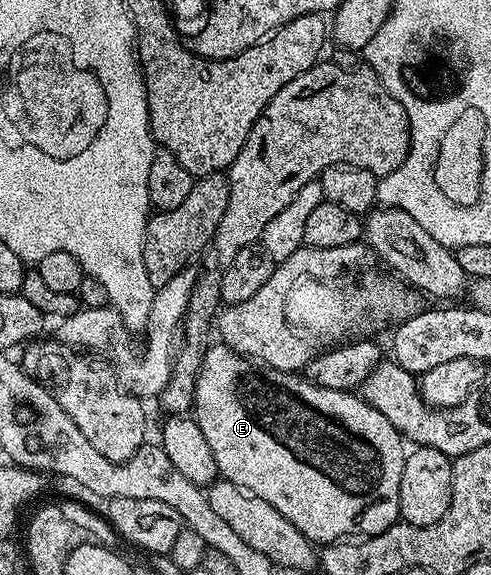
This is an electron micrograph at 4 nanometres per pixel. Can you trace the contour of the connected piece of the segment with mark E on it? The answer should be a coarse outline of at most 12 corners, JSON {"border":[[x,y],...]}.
{"border":[[212,345],[220,475],[313,544],[400,519],[406,443],[359,394]]}

